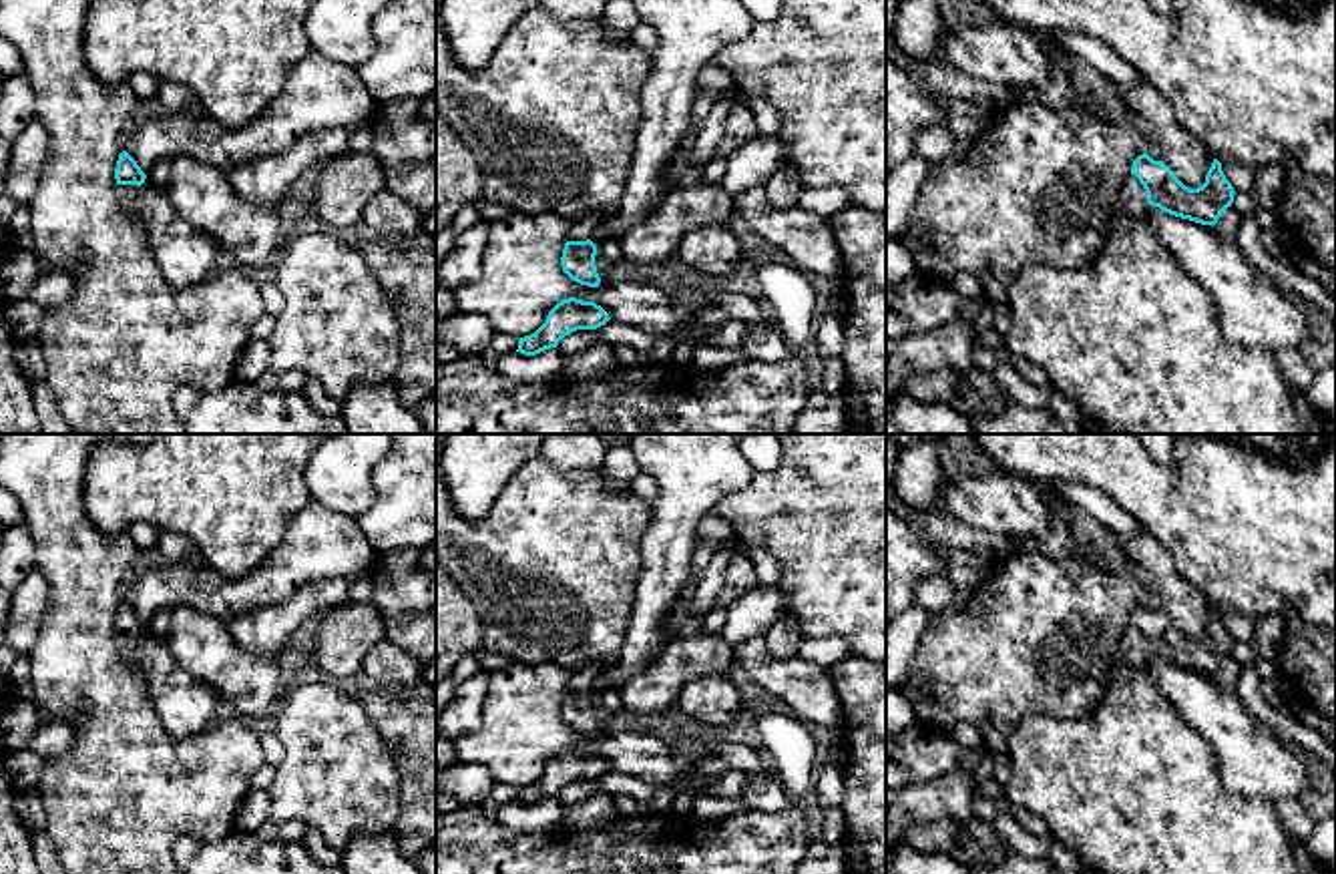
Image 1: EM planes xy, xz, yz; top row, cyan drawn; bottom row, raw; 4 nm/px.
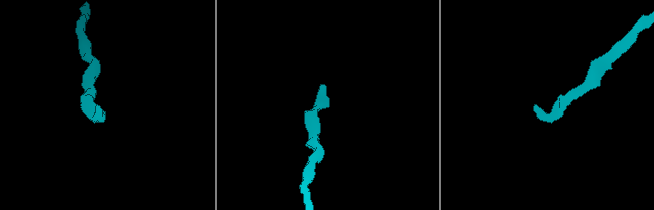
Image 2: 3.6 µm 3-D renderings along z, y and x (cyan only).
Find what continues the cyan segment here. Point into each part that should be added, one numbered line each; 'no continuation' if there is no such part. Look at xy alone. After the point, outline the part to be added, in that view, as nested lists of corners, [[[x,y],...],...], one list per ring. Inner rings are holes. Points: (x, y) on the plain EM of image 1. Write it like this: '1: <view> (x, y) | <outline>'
1: xy (127, 643) | [[[119,635],[117,645],[123,661],[137,669],[137,647],[139,647],[141,637],[137,635]]]

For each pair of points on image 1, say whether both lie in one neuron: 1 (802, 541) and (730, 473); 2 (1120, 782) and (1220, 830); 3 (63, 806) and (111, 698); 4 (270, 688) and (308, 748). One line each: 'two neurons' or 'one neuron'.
1: two neurons
2: one neuron
3: one neuron
4: two neurons

